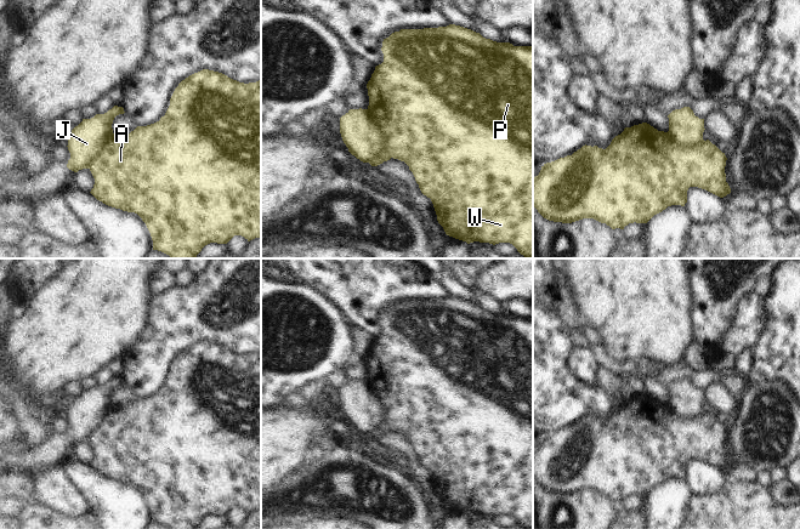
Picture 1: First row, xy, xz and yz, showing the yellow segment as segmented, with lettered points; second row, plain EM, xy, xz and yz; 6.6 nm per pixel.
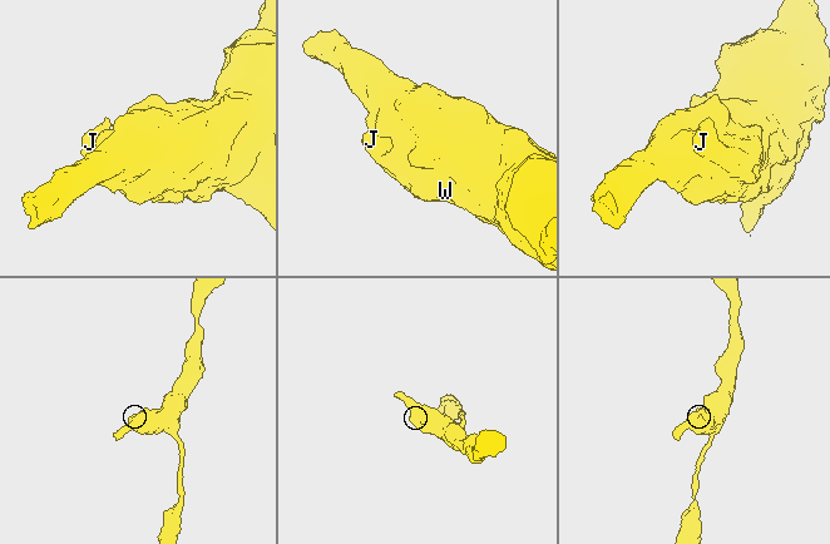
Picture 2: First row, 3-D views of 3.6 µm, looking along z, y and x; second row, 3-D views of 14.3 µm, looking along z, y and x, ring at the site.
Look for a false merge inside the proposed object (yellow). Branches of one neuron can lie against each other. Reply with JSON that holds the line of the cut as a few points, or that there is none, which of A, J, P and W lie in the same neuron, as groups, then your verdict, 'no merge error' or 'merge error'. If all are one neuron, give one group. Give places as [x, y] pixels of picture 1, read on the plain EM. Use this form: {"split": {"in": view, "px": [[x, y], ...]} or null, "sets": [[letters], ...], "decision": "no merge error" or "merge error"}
{"split": {"in": "xz", "px": [[367, 381], [386, 407], [386, 420], [369, 434]]}, "sets": [["A", "P", "W"], ["J"]], "decision": "merge error"}

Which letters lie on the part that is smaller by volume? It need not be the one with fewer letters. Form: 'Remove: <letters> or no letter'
Remove: J

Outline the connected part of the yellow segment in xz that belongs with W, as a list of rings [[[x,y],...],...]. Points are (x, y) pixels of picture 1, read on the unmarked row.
[[[449,296],[438,300],[401,301],[384,311],[384,334],[375,339],[367,355],[368,382],[374,393],[387,406],[387,419],[369,436],[378,438],[391,430],[404,433],[413,444],[424,467],[431,471],[438,495],[447,507],[455,511],[499,516],[510,514],[524,529],[533,529],[533,318],[514,318],[483,309],[471,301]]]

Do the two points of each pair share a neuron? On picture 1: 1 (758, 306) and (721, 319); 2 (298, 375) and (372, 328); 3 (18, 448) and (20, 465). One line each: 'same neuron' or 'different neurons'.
1: different neurons
2: different neurons
3: different neurons

